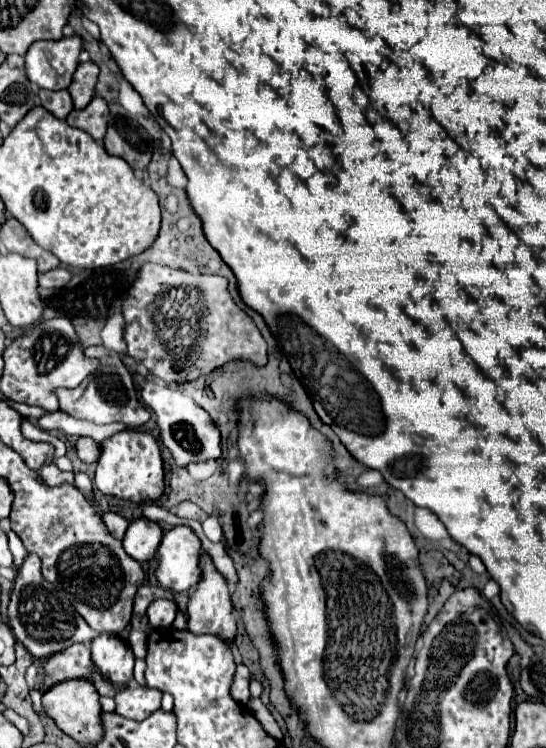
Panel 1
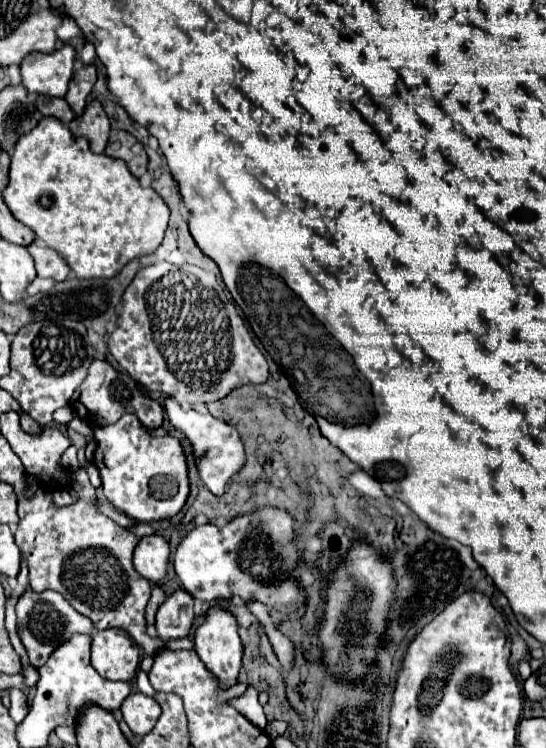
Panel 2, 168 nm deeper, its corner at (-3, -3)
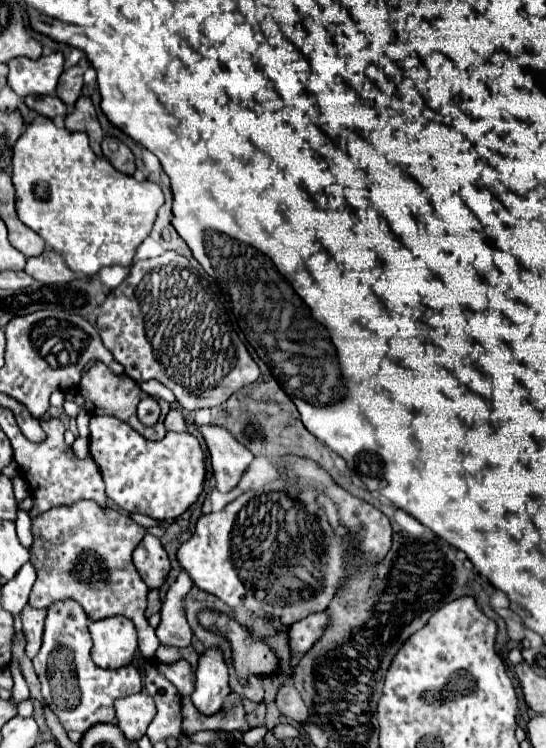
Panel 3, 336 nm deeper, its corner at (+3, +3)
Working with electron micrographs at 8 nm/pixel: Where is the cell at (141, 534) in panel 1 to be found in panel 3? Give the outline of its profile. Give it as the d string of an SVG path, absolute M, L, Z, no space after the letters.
M147 534L137 546L137 550L133 552L133 562L139 576L149 588L161 588L171 570L171 564L169 564L167 552L161 546L161 540L151 534Z

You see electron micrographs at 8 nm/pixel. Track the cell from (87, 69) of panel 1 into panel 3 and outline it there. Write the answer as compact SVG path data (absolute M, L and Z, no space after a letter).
M81 58L79 64L67 68L59 82L57 82L57 96L67 104L67 106L73 106L81 94L81 88L83 88L83 72L89 68L89 62L87 58Z

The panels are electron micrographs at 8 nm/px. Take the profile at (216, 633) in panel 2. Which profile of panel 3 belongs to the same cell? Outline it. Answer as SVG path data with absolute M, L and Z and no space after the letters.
M205 650L199 658L195 690L191 694L191 702L201 714L213 716L223 708L223 700L229 696L227 678L227 664L221 650Z

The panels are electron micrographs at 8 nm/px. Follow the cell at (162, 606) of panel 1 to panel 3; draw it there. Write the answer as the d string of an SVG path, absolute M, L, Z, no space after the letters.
M181 572L177 582L167 592L167 598L161 608L161 624L157 628L157 638L163 646L185 648L191 644L193 632L183 612L183 598L191 590L191 586L191 576L187 572Z

